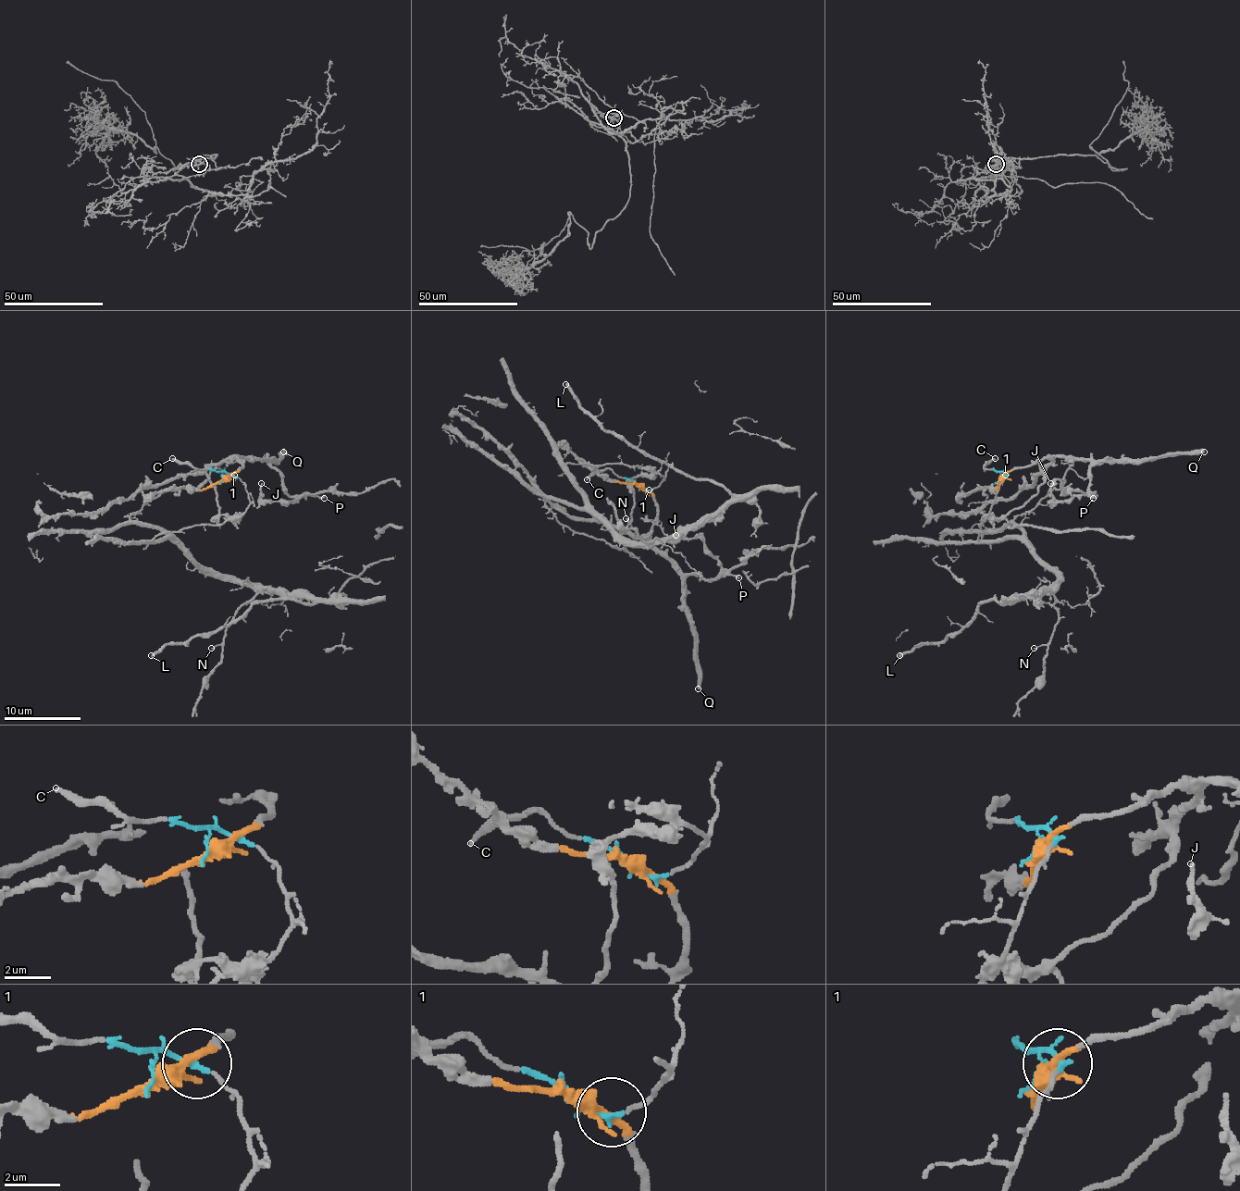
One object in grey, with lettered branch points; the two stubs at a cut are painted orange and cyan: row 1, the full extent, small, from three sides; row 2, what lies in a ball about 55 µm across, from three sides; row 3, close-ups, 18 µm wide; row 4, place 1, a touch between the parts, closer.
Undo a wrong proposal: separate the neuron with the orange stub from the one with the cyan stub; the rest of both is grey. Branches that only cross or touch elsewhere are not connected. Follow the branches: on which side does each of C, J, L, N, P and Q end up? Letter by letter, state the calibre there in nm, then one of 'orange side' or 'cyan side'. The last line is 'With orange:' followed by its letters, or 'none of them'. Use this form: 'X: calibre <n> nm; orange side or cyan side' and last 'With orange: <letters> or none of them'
C: calibre 240 nm; cyan side
J: calibre 190 nm; orange side
L: calibre 320 nm; cyan side
N: calibre 140 nm; cyan side
P: calibre 200 nm; orange side
Q: calibre 380 nm; orange side
With orange: J, P, Q

